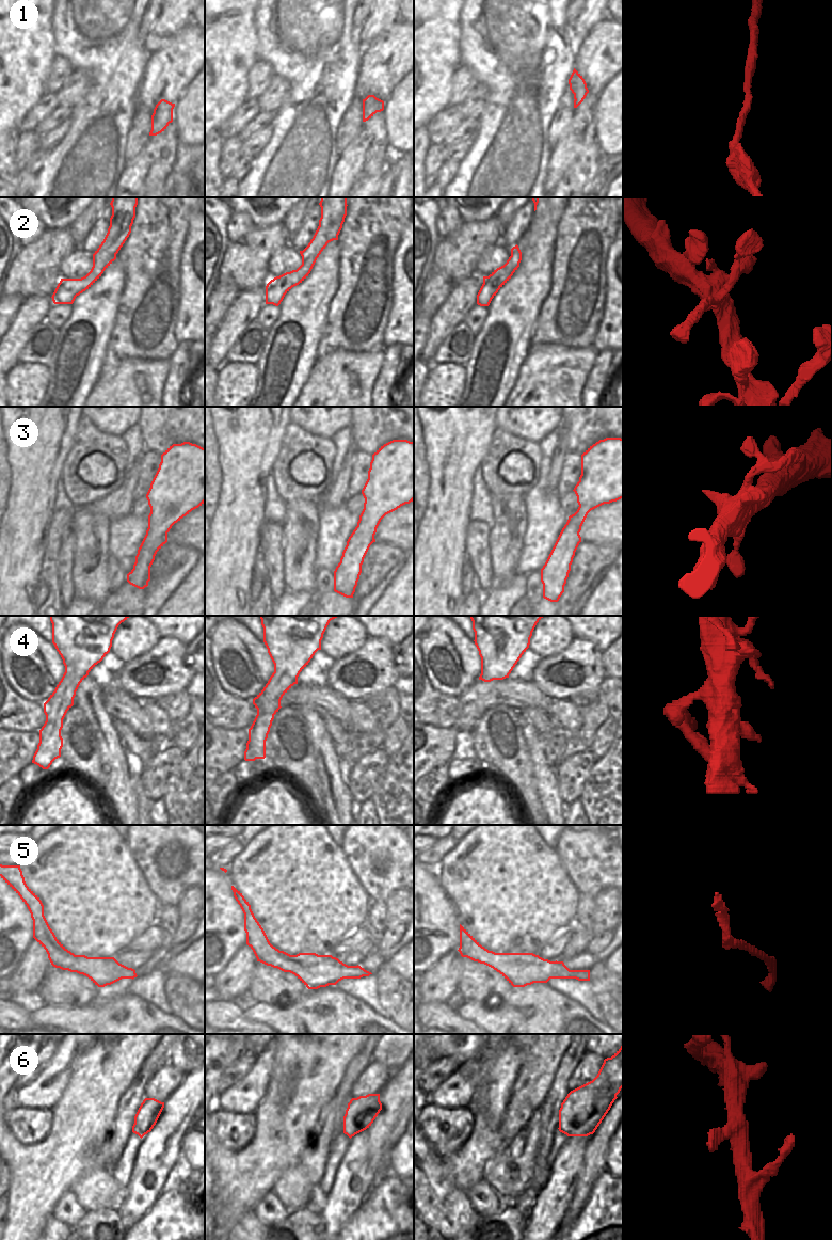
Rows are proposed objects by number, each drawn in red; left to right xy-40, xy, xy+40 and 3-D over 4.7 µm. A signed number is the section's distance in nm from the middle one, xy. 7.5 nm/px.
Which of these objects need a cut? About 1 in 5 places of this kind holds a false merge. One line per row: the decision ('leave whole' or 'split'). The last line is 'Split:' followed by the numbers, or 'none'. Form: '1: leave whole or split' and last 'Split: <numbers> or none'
1: leave whole
2: leave whole
3: leave whole
4: leave whole
5: leave whole
6: leave whole
Split: none

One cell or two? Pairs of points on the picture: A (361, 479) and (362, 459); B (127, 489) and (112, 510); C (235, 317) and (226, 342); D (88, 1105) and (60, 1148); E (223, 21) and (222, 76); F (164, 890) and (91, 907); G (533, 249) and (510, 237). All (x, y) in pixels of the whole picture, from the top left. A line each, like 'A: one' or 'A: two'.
A: one
B: one
C: one
D: one
E: one
F: two
G: two

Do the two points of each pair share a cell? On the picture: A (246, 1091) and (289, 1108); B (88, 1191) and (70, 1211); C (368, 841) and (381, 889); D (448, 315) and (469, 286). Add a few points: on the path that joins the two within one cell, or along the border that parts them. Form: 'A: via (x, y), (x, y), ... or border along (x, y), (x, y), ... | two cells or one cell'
A: border along (272, 1074), (267, 1092), (255, 1110) | two cells
B: border along (70, 1191), (85, 1210) | two cells
C: via (371, 853), (371, 869), (380, 877) | one cell
D: via (456, 307), (464, 293) | one cell

